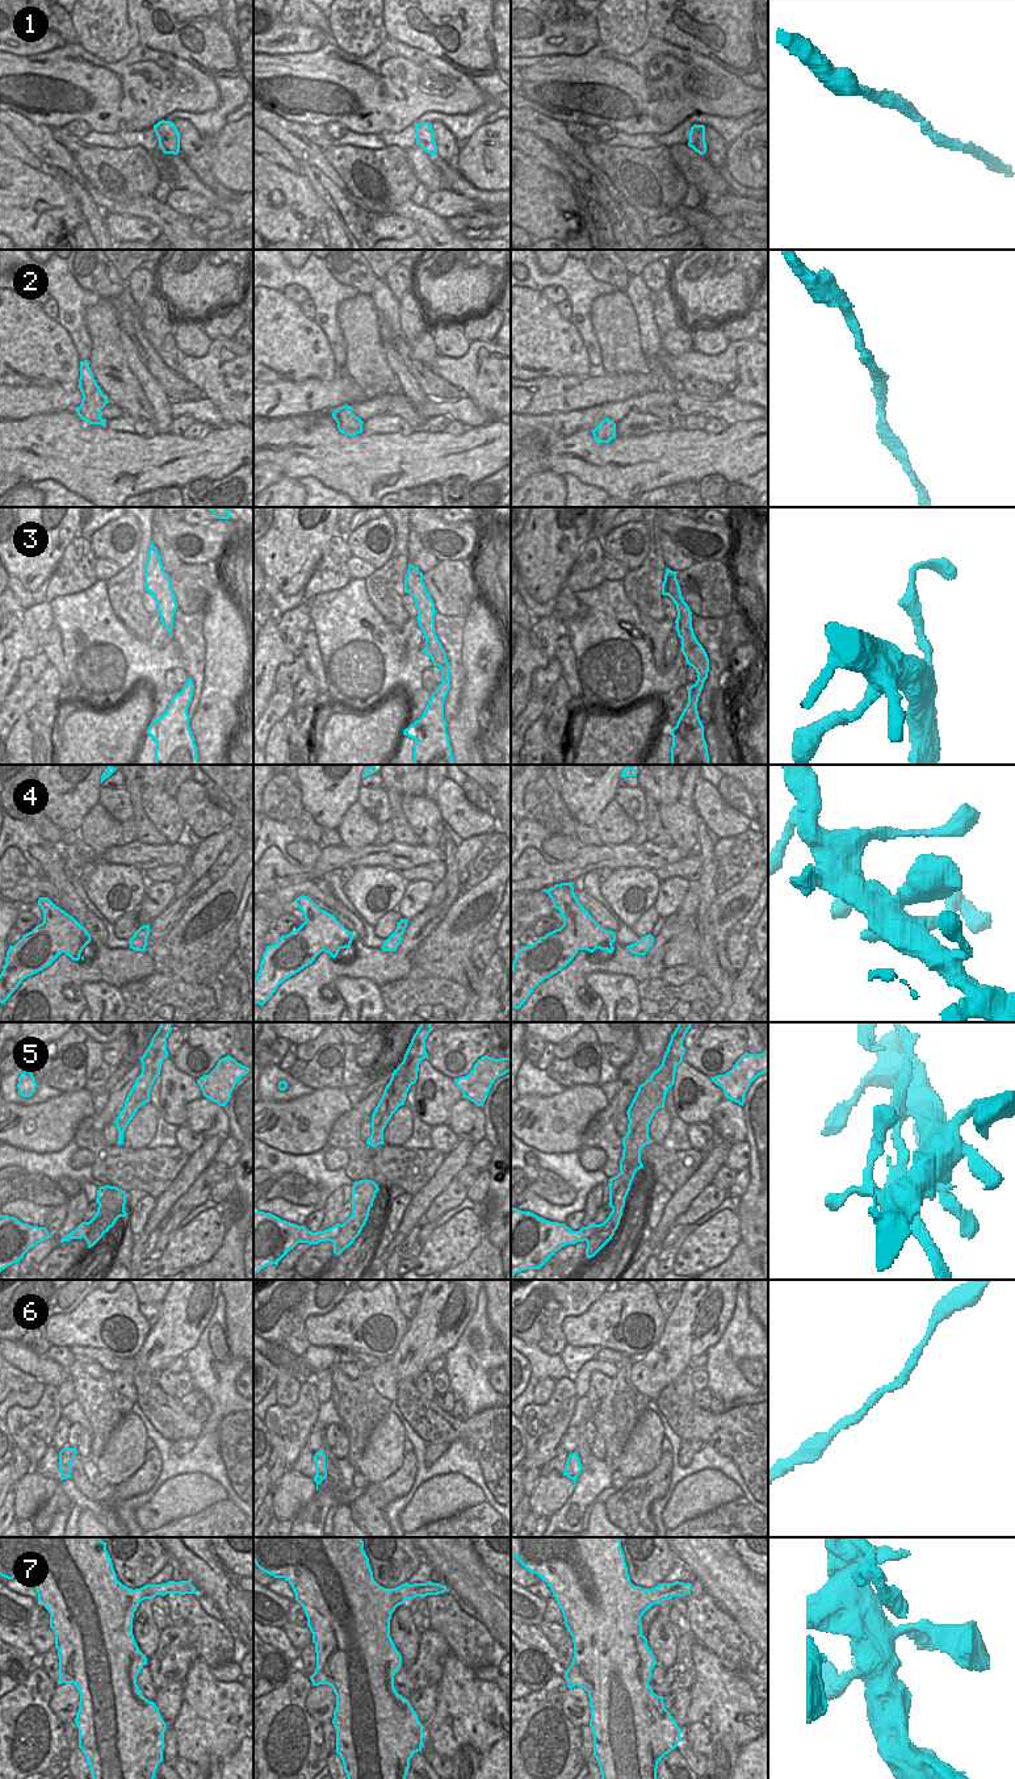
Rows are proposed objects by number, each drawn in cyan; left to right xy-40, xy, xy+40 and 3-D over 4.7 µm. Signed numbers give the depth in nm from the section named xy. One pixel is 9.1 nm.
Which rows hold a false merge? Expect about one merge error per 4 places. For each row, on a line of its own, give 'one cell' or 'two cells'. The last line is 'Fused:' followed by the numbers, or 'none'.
1: one cell
2: one cell
3: two cells
4: one cell
5: two cells
6: one cell
7: one cell
Fused: 3, 5

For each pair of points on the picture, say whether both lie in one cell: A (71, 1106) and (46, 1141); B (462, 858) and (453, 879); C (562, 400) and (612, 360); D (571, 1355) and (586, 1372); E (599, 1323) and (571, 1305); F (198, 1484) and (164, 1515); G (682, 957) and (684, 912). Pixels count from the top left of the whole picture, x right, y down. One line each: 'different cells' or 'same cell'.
A: same cell
B: different cells
C: different cells
D: different cells
E: different cells
F: same cell
G: same cell

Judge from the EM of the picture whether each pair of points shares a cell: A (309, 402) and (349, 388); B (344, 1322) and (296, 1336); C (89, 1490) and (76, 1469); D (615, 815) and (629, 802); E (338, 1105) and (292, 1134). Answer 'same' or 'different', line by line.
A: same
B: different
C: same
D: different
E: same

